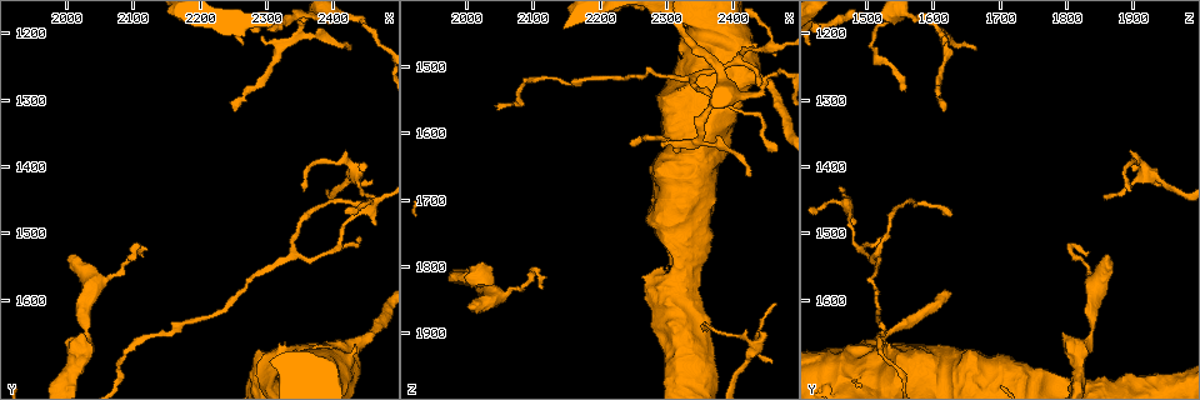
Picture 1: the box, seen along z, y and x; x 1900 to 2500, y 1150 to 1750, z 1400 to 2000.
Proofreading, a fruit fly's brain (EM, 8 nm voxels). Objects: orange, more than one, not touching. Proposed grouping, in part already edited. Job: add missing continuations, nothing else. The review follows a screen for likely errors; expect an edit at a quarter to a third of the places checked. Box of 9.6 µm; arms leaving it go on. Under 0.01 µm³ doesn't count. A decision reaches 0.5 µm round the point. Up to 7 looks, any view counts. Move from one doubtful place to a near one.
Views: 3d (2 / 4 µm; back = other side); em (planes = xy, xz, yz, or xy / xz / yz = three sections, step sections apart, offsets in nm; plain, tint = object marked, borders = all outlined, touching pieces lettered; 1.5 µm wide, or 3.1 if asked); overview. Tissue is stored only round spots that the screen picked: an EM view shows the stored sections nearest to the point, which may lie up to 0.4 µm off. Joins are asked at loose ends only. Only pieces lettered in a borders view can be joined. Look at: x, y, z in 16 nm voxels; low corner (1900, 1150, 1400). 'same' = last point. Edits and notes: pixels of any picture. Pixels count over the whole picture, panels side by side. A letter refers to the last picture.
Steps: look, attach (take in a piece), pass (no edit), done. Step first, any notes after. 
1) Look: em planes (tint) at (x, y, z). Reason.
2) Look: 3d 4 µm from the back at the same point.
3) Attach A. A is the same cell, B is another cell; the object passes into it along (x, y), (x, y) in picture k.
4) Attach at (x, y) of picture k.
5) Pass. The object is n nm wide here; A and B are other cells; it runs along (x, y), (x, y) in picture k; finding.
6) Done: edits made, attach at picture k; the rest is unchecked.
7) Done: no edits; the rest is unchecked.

Look: em planes (borders) at (2115, 1520, 1815). An open end.

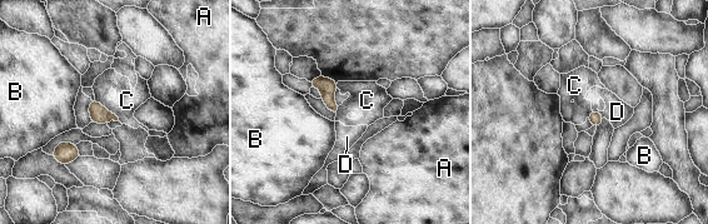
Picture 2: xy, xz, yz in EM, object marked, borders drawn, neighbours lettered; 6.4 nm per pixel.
Pass. A, B, C and D are other cells; a border runs along (94, 99), (119, 120) in picture 2; no lettered piece goes on from it.

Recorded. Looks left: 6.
Look: 3d 4 µm at (2005, 1530, 1865). Stops while still wide.

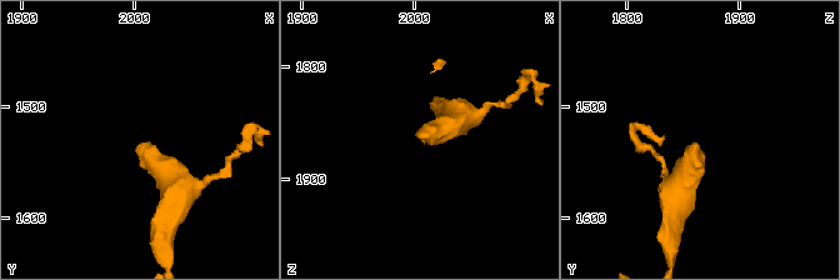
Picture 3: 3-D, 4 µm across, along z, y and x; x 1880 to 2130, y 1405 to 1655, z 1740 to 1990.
Look: em planes (borders) at (2004, 1534, 1864).

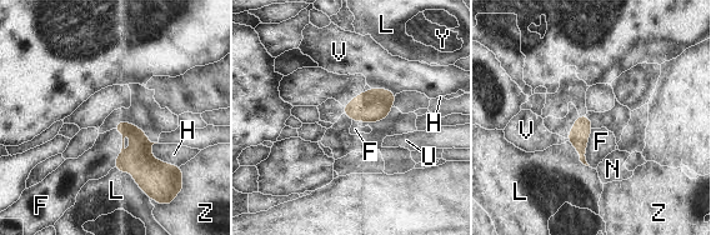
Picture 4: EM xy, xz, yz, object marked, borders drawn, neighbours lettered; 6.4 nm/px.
Pass. F, H, L, N, U, V, Y and Z are other cells; a border runs along (113, 129), (121, 135), (114, 166) in picture 4; none of them fits.

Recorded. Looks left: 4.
Look: 3d 4 µm at (2465, 1450, 1860).

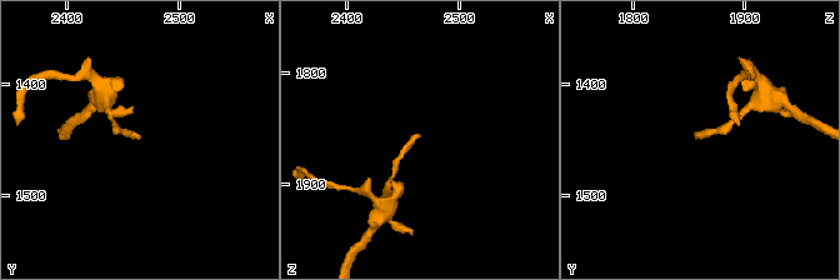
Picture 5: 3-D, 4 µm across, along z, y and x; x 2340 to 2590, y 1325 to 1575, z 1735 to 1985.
Look: em planes (borders) at (2464, 1448, 1860).

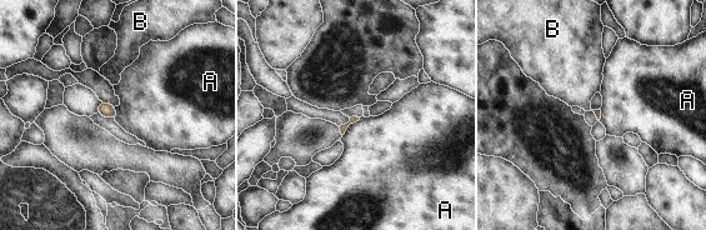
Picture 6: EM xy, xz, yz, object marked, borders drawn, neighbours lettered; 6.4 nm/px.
Pass. A and B are other cells; a border runs along (360, 118), (351, 123), (343, 135) in picture 6; no lettered piece goes on from it.

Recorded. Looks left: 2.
Done: no edits; the rest is unchecked.

